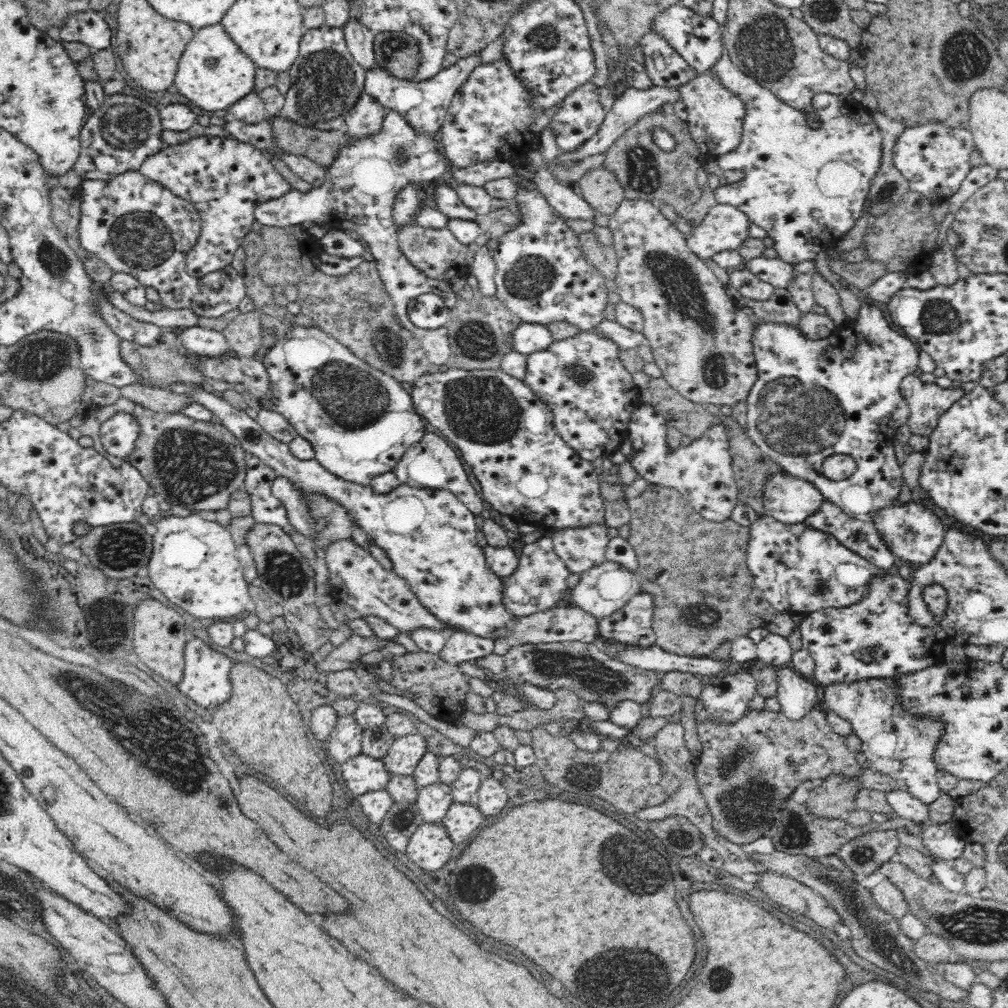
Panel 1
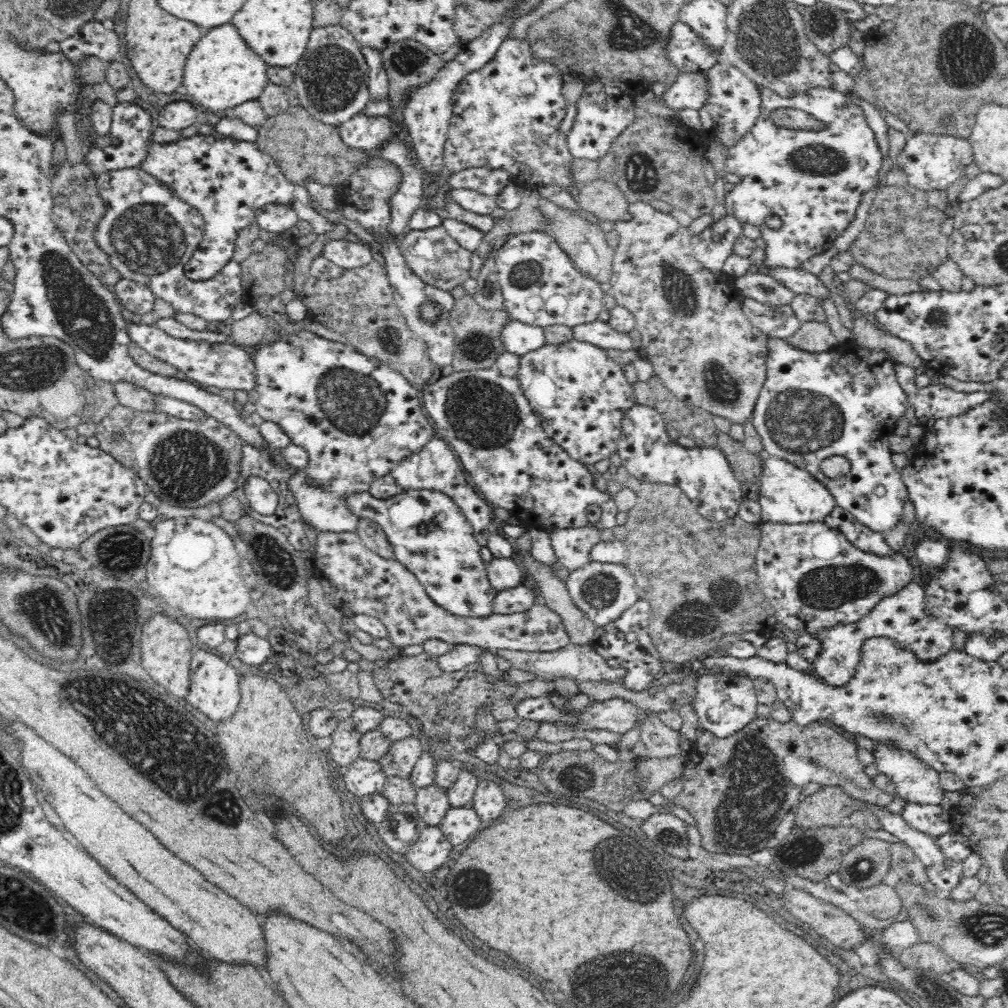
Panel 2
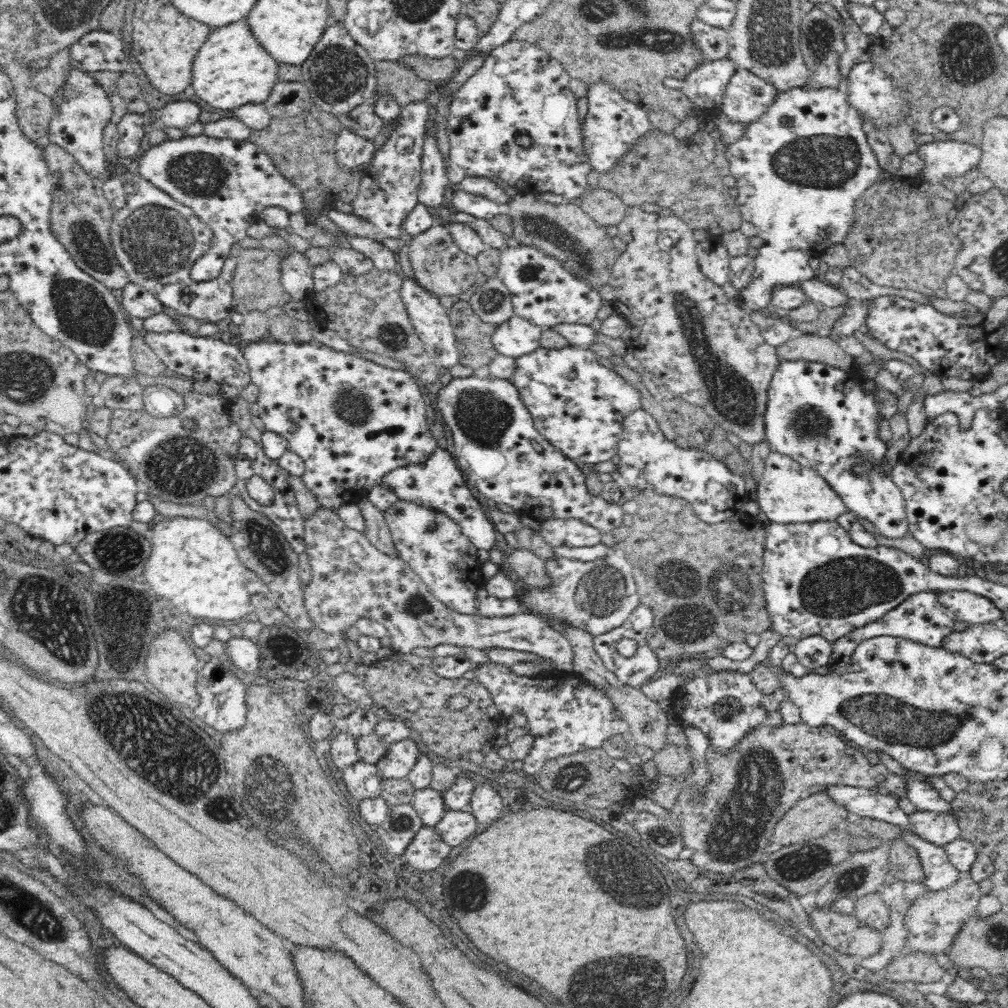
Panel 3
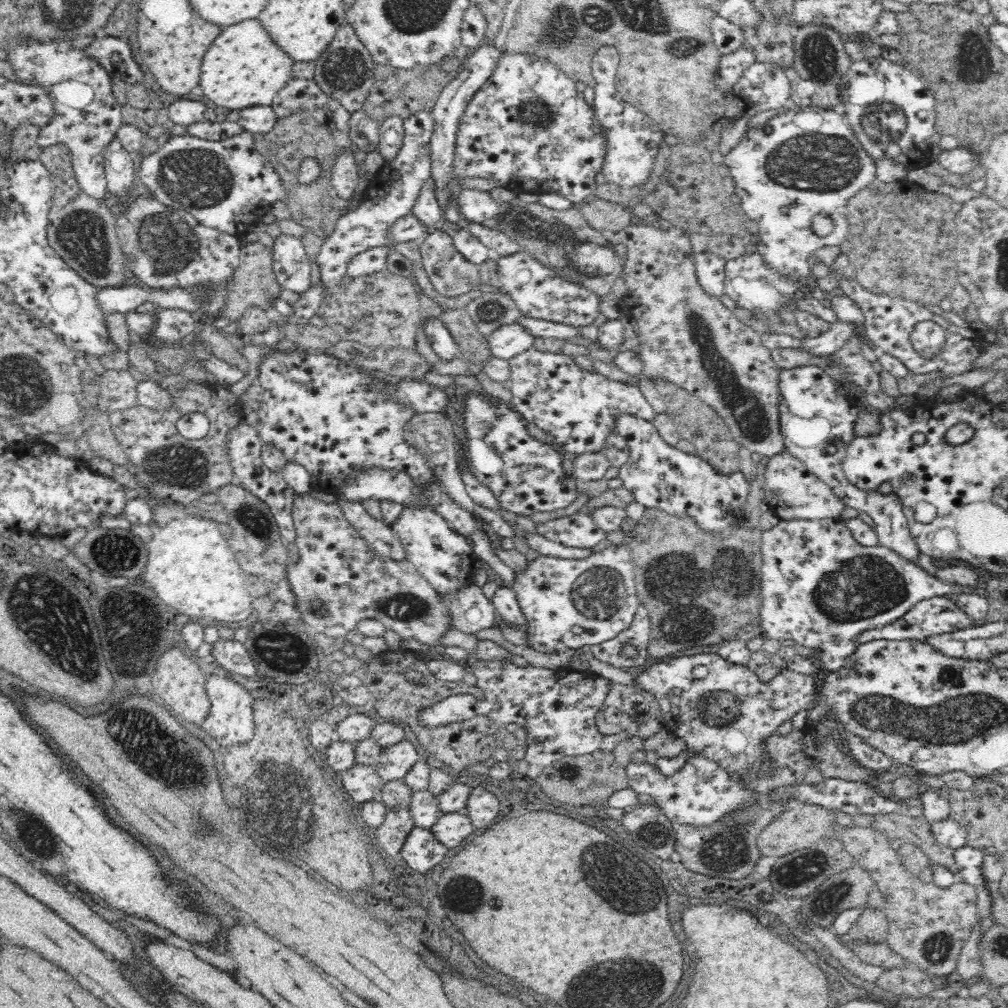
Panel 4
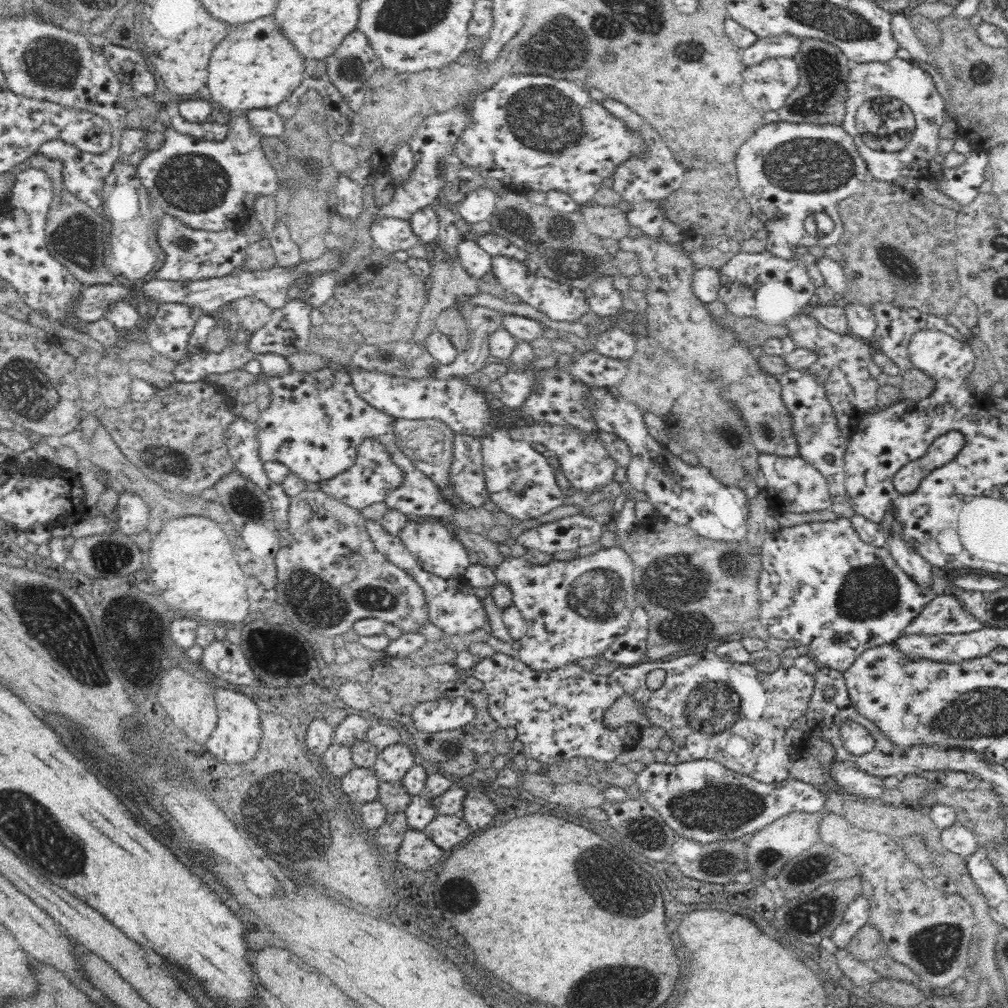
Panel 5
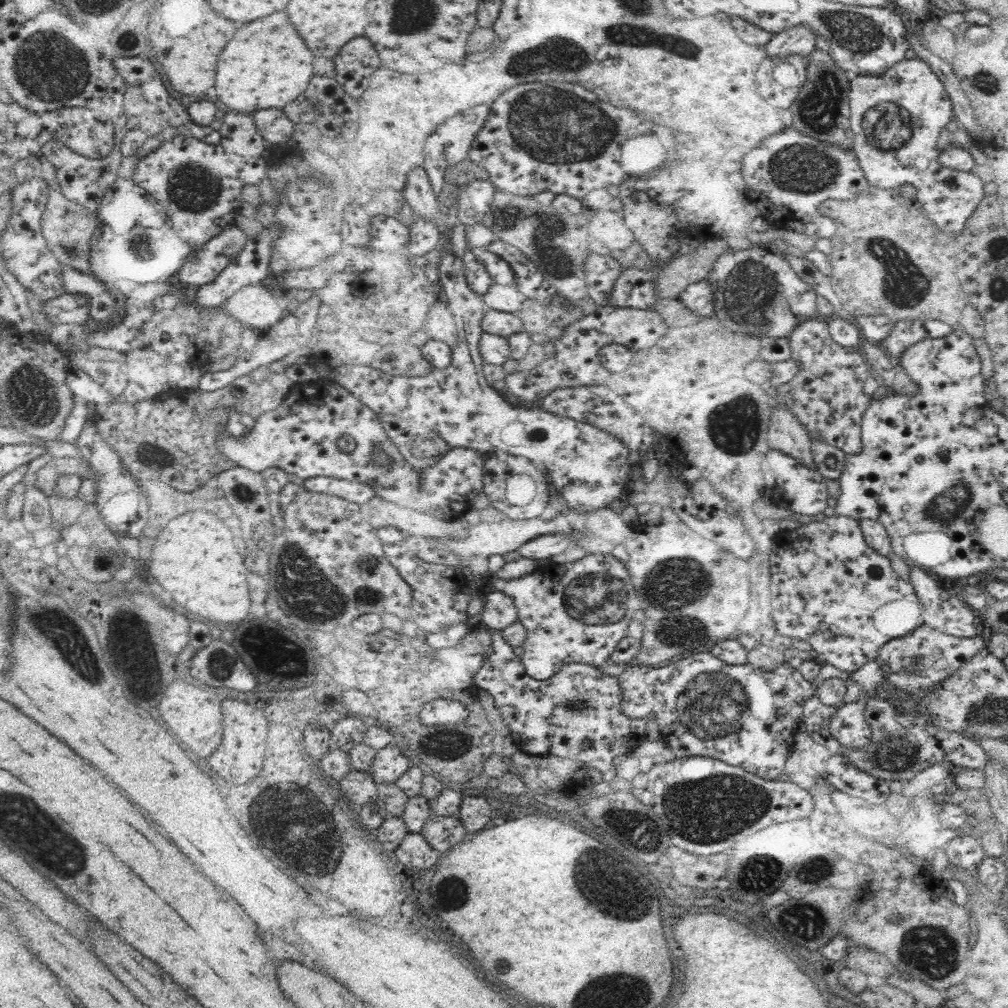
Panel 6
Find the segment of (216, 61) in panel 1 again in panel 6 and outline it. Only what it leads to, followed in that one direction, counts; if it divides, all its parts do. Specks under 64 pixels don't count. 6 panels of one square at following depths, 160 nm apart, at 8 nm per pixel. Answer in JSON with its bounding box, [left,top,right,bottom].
[216,12,314,115]

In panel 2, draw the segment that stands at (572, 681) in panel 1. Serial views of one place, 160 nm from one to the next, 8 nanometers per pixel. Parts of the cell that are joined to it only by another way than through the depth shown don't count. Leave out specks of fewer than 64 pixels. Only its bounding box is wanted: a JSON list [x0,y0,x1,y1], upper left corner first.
[494,643,625,682]

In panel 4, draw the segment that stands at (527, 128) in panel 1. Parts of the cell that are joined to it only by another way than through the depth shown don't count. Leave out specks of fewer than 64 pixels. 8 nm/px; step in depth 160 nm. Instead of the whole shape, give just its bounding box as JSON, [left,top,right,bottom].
[453,52,607,203]

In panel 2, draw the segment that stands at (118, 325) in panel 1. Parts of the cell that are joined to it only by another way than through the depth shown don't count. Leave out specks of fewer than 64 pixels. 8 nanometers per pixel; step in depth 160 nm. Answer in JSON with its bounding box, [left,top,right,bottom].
[127,316,256,391]

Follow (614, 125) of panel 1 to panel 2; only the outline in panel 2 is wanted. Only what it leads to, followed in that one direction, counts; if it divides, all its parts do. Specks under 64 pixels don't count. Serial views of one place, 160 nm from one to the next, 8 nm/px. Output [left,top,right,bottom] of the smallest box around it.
[664,71,709,112]

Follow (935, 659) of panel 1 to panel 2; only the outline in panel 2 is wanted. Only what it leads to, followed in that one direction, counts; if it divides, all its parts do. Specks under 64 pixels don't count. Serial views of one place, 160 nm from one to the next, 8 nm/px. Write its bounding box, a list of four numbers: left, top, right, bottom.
[810,583,953,686]

